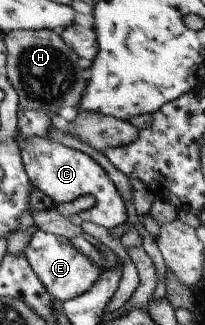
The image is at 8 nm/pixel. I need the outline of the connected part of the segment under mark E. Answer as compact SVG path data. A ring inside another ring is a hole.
M39 230L32 235L26 247L23 248L23 254L35 276L55 302L62 303L83 294L95 282L100 273L85 255L69 246L65 237Z

